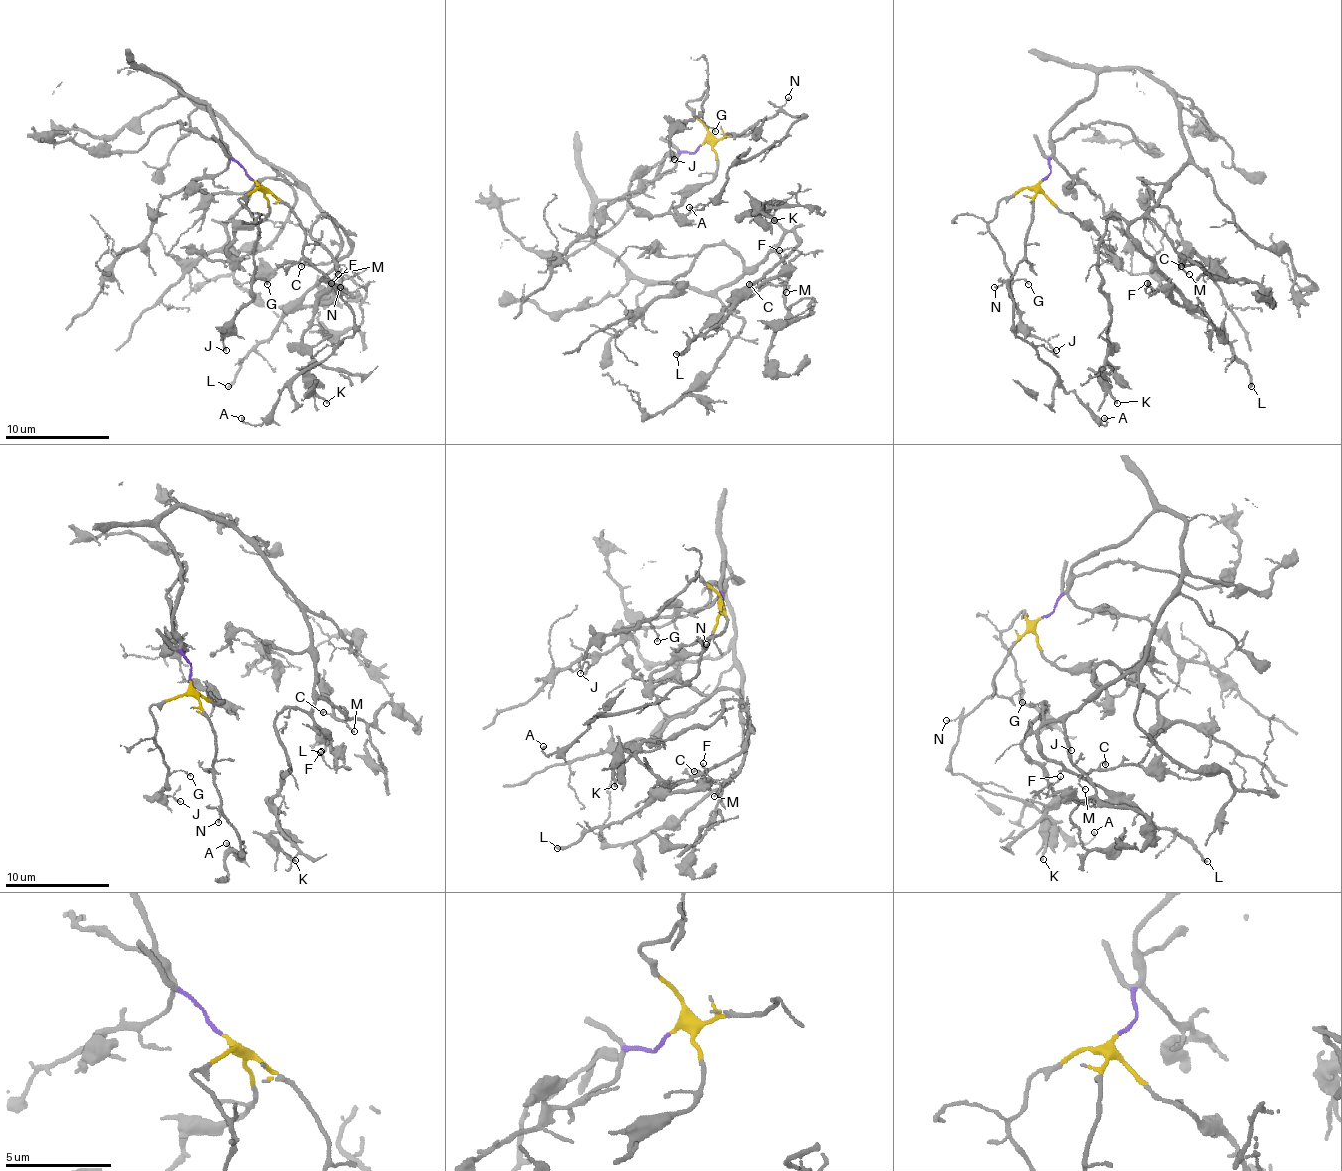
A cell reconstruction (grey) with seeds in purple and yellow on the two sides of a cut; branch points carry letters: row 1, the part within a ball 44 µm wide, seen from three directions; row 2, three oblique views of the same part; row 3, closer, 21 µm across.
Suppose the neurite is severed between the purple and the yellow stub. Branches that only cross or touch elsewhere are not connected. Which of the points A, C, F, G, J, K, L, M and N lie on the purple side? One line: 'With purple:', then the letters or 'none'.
With purple: C, F, K, L, M

